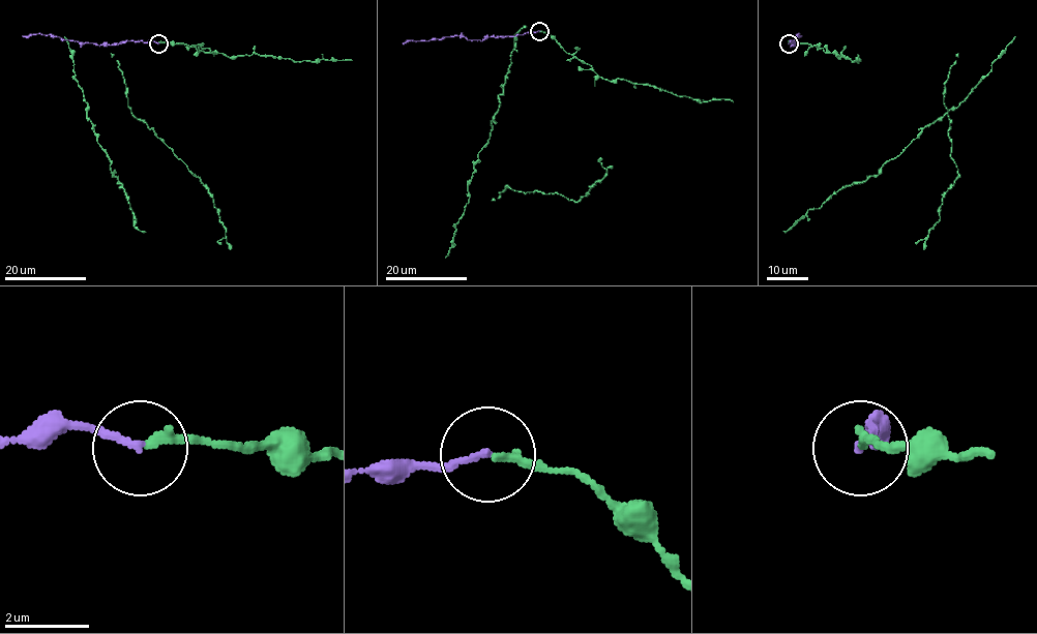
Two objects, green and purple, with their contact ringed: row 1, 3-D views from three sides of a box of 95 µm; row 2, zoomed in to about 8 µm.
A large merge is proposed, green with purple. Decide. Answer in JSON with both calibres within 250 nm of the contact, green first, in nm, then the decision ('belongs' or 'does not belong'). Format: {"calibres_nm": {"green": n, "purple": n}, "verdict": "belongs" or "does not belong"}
{"calibres_nm": {"green": 200, "purple": 160}, "verdict": "belongs"}

